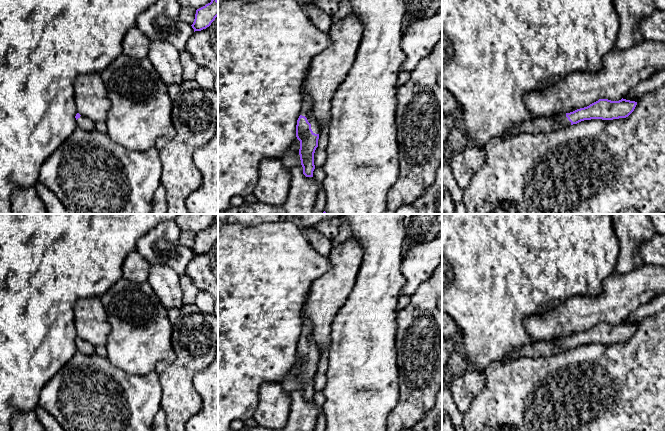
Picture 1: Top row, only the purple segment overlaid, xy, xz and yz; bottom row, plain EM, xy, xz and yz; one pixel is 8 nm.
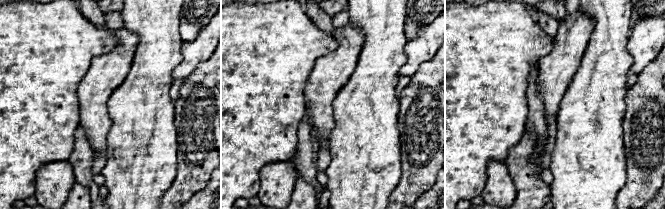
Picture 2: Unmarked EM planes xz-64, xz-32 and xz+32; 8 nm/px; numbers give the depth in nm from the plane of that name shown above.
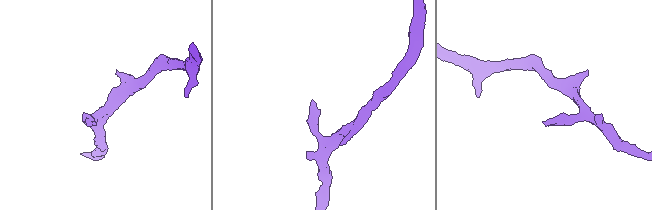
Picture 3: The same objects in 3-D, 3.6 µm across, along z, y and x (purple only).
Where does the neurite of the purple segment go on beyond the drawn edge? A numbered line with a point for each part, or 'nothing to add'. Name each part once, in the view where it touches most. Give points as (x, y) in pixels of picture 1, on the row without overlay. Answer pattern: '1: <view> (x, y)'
1: xz (306, 334)

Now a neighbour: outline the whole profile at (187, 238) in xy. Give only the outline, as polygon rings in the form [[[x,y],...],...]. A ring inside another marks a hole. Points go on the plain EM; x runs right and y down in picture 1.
[[[182,231],[180,234],[180,241],[181,243],[192,249],[195,243],[196,233],[192,231]]]

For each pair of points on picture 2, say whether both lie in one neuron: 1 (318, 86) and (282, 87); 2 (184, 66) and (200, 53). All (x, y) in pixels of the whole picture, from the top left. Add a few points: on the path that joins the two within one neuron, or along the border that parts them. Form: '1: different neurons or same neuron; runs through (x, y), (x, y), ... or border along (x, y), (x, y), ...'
1: different neurons; border along (314, 65), (304, 86), (305, 109)
2: same neuron; runs through (188, 63), (196, 55)

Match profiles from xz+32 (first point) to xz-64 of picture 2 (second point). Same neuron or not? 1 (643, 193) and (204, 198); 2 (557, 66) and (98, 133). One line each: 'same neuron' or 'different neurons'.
1: different neurons
2: same neuron

